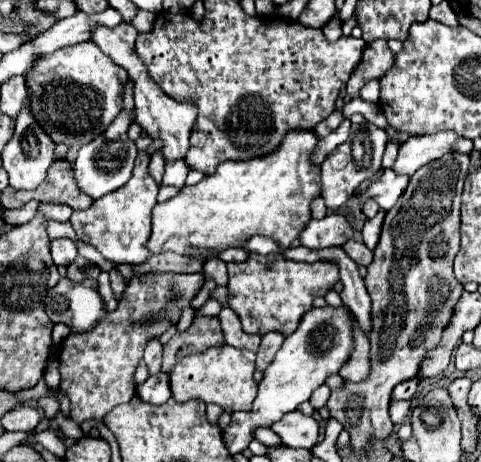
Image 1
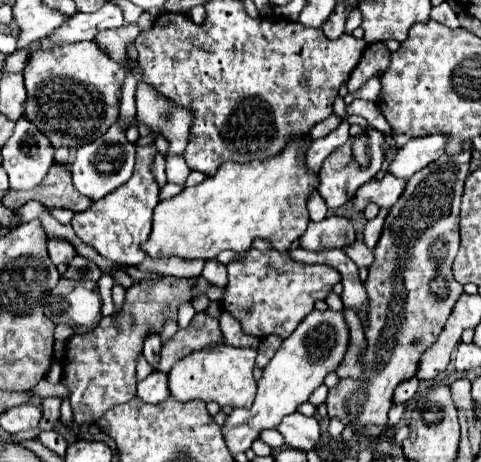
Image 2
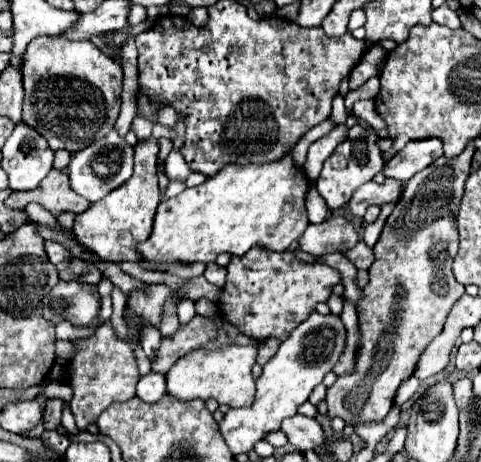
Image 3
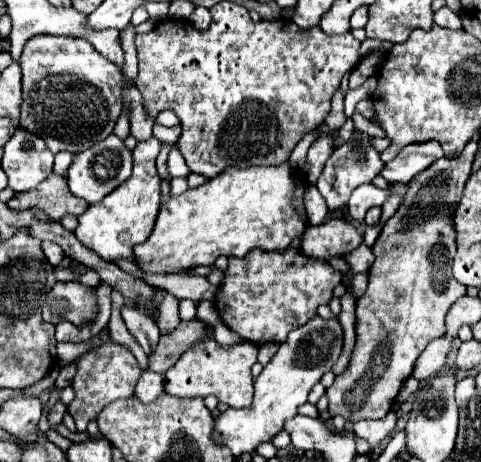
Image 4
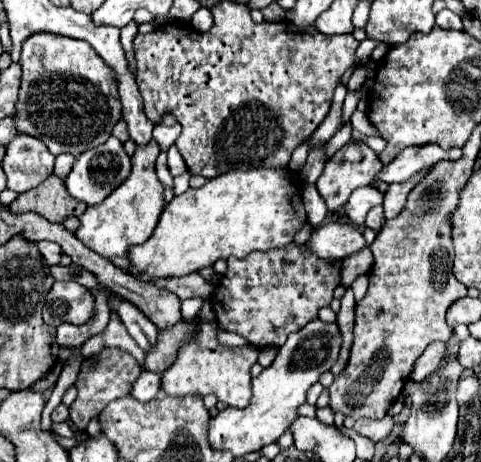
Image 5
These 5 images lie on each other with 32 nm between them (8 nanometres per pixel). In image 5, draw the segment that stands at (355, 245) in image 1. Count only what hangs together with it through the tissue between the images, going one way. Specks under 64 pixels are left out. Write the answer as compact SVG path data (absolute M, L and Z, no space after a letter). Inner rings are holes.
M362 248L354 256L348 256L348 260L342 260L342 284L348 288L358 274L366 274L372 268L372 262L372 252L368 248Z

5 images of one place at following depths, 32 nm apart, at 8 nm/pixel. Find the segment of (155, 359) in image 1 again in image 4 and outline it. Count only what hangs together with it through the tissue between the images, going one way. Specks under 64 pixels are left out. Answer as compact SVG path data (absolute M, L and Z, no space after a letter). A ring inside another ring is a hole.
M126 304L122 308L122 318L124 318L130 334L136 338L136 342L150 356L154 352L154 348L158 346L158 340L160 340L160 330L156 328L156 324L148 316L138 312L132 304Z

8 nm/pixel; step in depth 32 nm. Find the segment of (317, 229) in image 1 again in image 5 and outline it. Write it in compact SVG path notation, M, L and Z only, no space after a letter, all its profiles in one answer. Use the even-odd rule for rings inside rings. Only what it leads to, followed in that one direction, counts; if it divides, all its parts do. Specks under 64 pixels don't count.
M328 222L320 228L312 228L306 248L322 260L344 260L352 252L358 252L366 246L364 236L350 224Z

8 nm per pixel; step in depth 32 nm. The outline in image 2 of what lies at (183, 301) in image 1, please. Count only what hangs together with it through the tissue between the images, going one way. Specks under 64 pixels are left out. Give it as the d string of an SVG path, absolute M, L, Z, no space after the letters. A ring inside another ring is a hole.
M176 276L136 280L132 288L126 290L120 312L102 318L92 332L74 334L68 340L62 364L62 384L70 390L72 414L78 426L84 422L98 422L100 416L108 412L108 408L124 404L136 396L136 362L142 354L146 336L150 336L152 332L162 332L164 320L168 320L168 312L172 312L172 316L178 316L180 304L192 300L196 280L198 278Z

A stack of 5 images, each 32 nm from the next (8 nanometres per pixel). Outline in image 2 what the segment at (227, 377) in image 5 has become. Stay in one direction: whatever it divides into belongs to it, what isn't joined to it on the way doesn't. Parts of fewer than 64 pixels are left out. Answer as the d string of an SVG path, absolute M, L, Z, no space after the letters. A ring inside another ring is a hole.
M216 344L200 352L192 352L180 362L176 362L174 368L168 372L170 394L178 402L204 400L204 402L216 402L222 408L224 406L250 408L256 396L256 380L252 378L254 360L256 360L256 350L234 348L228 344Z

